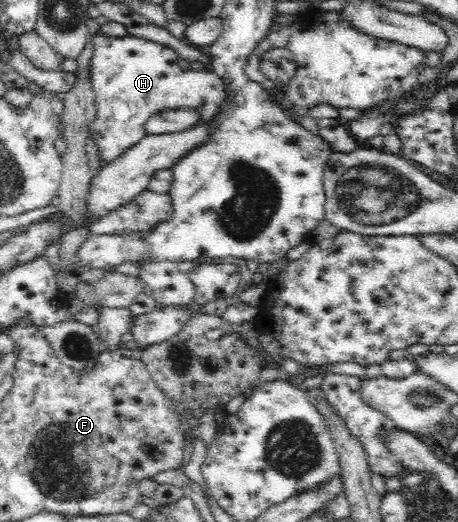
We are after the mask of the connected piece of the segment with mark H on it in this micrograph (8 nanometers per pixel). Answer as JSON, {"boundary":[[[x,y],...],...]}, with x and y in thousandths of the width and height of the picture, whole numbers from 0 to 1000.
{"boundary":[[[203,50],[197,69],[203,107],[190,138],[207,188],[210,230],[197,238],[194,264],[216,284],[212,293],[225,314],[253,307],[277,284],[301,276],[321,259],[314,238],[332,220],[358,209],[424,207],[450,236],[498,182],[459,128],[441,136],[397,132],[378,92],[284,67],[227,73],[205,57],[214,54]]]}

